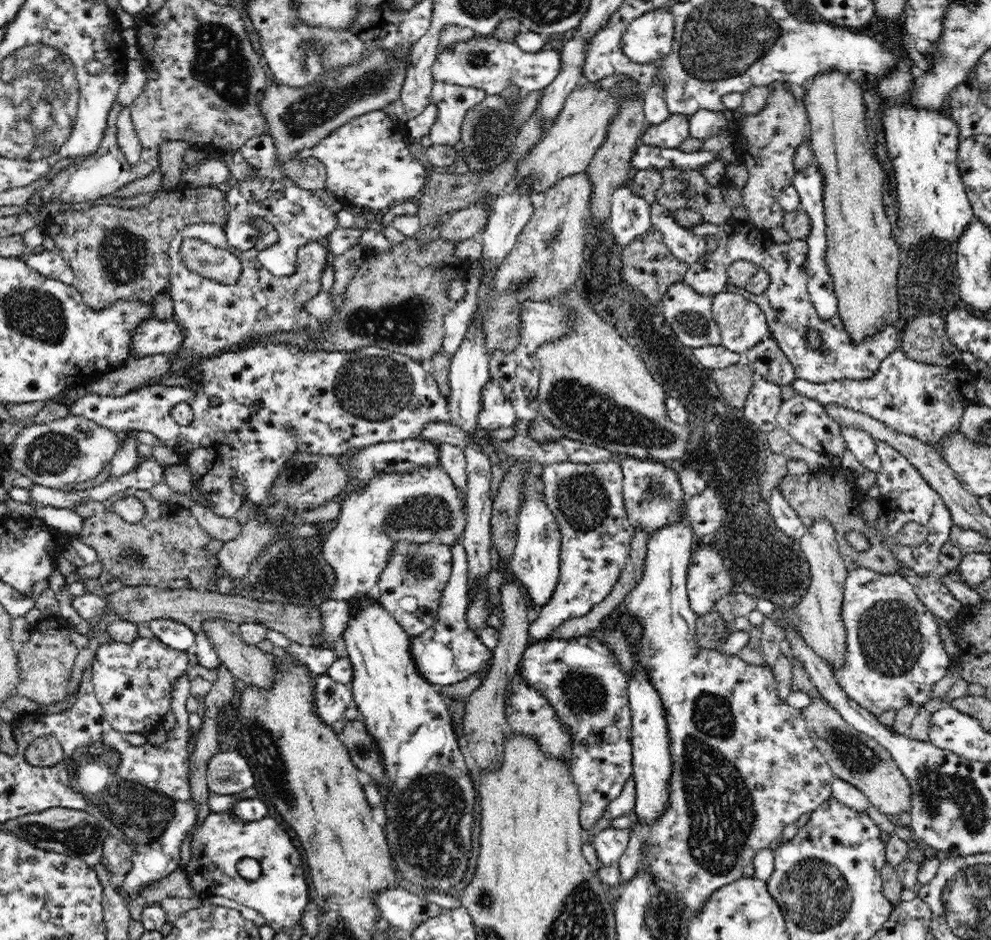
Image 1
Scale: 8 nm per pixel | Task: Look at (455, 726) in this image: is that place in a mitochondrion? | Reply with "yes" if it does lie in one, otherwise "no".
no

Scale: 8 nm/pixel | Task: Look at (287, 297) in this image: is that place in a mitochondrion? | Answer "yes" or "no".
yes

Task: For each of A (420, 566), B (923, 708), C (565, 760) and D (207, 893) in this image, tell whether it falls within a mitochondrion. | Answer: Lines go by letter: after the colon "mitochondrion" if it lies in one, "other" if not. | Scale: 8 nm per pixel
A: mitochondrion
B: other
C: other
D: other

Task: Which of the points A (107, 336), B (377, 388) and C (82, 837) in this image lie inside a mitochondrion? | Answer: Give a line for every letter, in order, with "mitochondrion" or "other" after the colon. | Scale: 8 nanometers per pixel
A: other
B: mitochondrion
C: mitochondrion

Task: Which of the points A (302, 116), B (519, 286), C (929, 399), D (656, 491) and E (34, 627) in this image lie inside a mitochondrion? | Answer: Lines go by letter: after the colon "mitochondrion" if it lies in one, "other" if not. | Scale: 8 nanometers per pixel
A: mitochondrion
B: mitochondrion
C: other
D: mitochondrion
E: other

